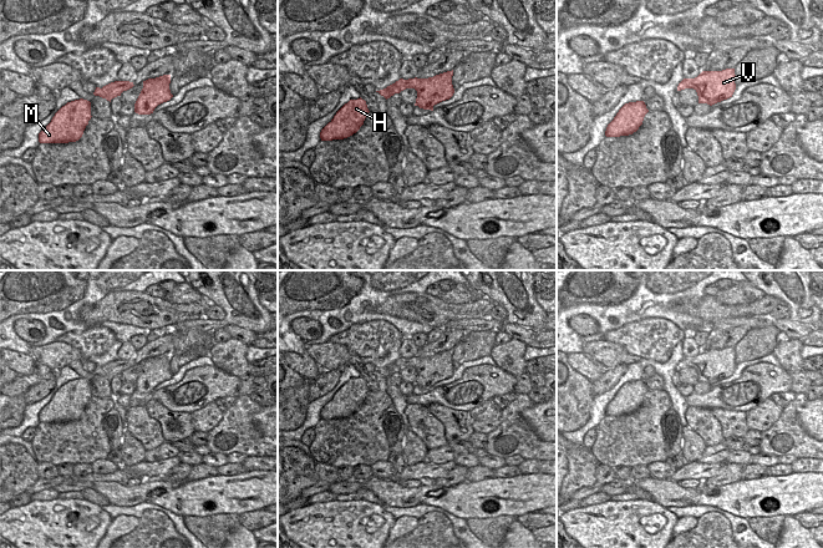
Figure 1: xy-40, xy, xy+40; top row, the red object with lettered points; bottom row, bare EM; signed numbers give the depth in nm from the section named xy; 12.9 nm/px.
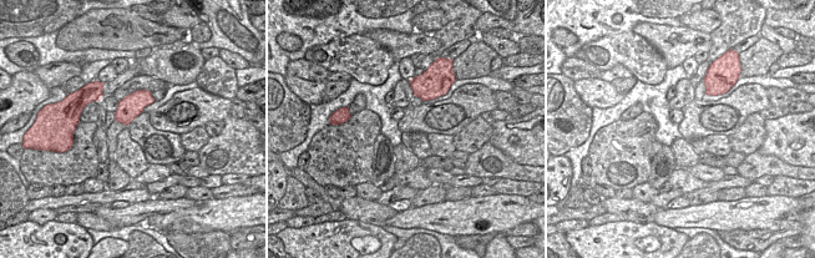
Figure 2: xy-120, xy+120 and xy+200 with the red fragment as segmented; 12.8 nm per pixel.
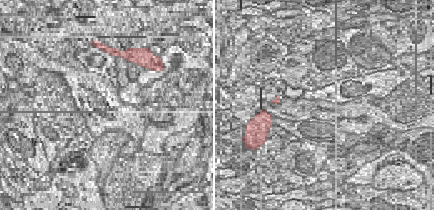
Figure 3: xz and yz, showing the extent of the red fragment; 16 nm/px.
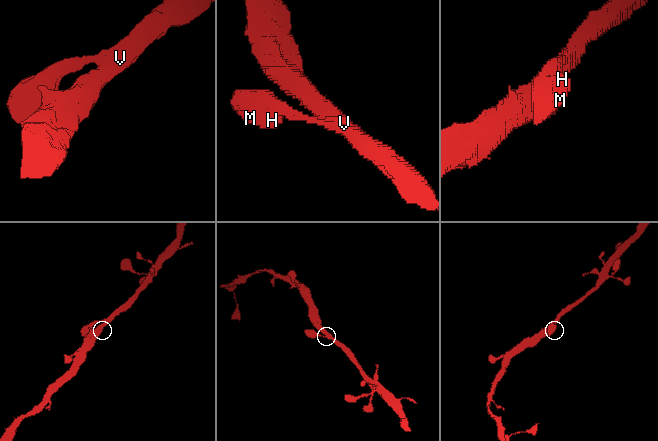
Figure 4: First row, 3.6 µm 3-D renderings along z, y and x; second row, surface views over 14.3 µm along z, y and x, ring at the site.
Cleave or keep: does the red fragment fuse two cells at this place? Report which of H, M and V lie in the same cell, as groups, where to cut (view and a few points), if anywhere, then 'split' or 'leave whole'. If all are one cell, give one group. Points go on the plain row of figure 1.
H M V | no cut | leave whole

